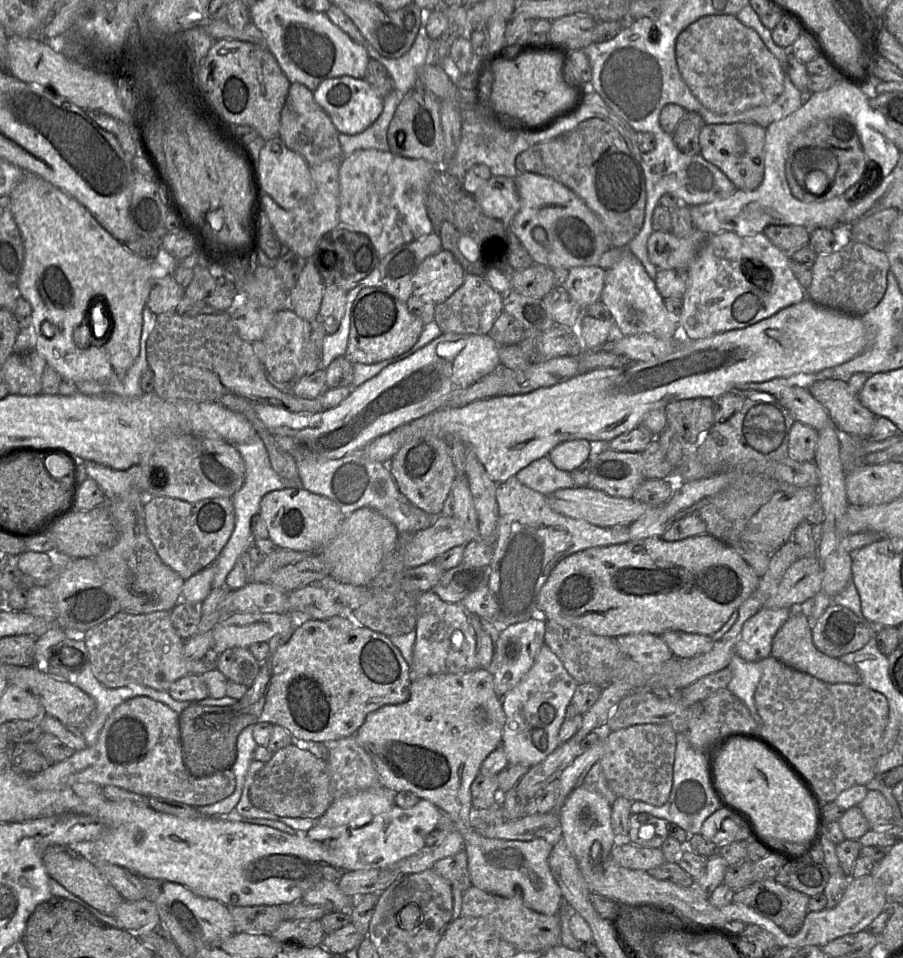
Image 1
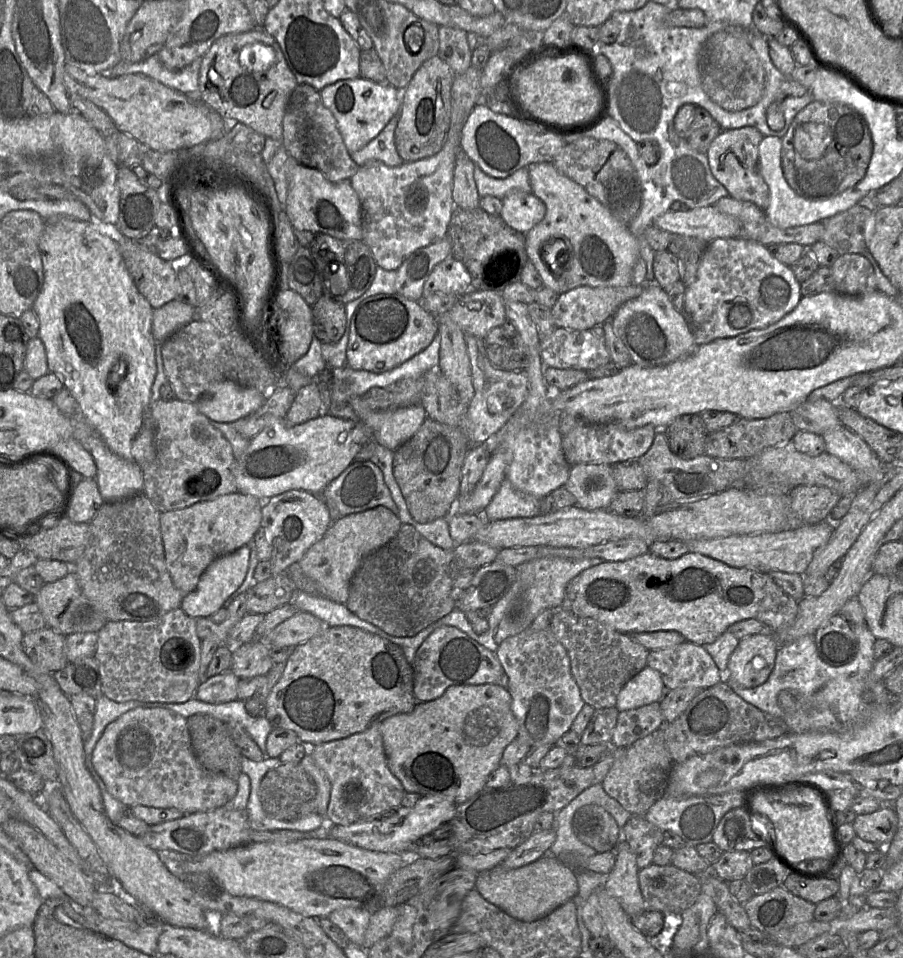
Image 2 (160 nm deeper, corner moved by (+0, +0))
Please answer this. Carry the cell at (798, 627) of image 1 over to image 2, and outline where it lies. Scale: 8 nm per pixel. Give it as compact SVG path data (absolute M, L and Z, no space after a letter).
M689 551L683 556L672 560L661 558L653 555L651 552L647 552L643 555L639 555L635 558L621 562L604 561L596 566L584 570L570 581L566 587L565 596L561 607L571 611L577 616L592 618L604 624L605 626L623 634L655 632L661 630L674 631L682 635L686 642L704 647L705 645L716 641L727 630L728 627L735 624L736 622L746 619L756 619L763 623L767 627L767 630L776 631L795 619L798 611L798 602L794 600L788 593L783 591L782 588L779 587L765 573L747 568L734 568L718 560Z

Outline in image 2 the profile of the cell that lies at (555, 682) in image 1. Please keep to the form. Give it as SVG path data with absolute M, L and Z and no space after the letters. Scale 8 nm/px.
M529 627L504 640L495 653L504 669L505 687L510 692L511 709L519 724L516 739L525 740L532 749L543 745L554 746L571 730L585 705L571 673L566 649L549 628L533 631Z

